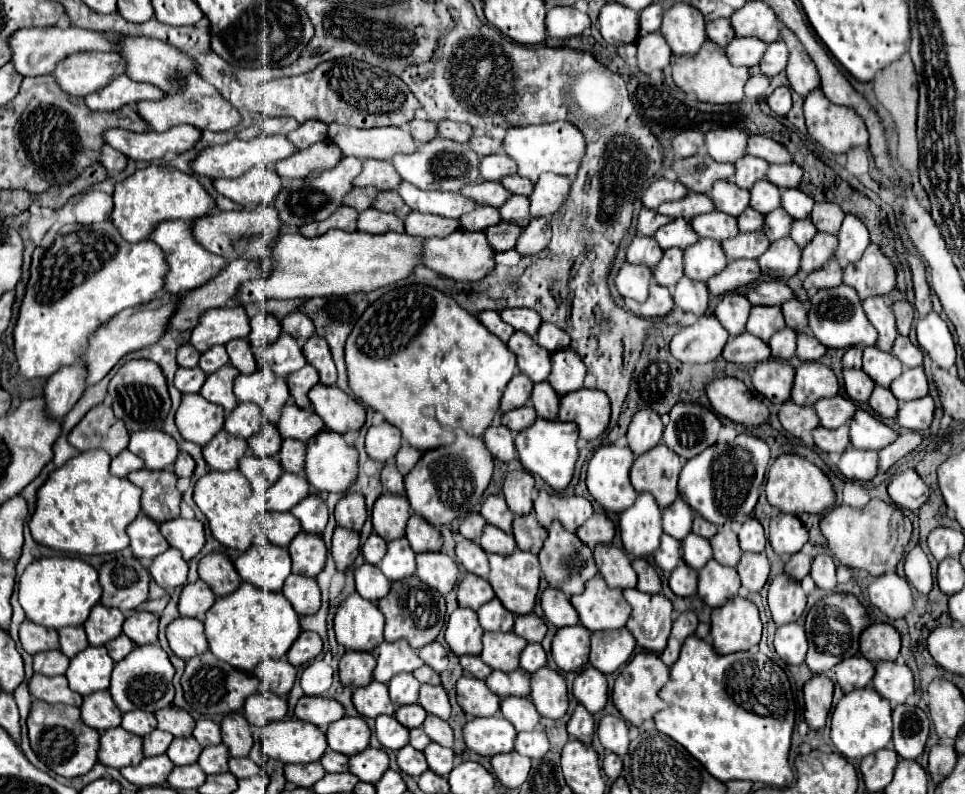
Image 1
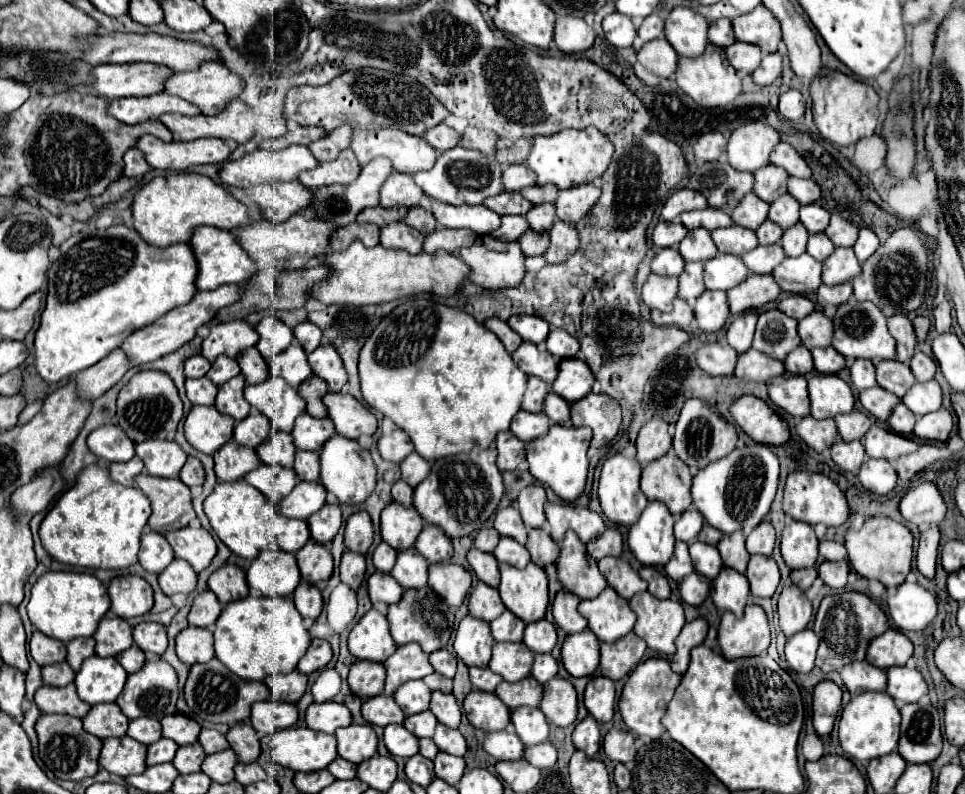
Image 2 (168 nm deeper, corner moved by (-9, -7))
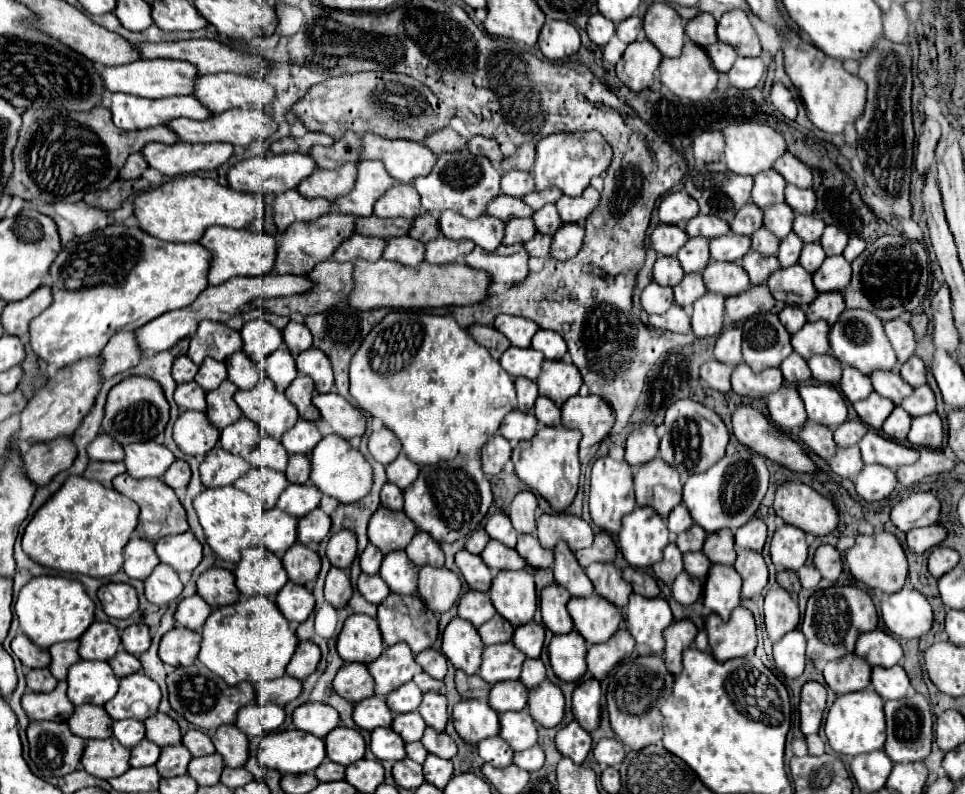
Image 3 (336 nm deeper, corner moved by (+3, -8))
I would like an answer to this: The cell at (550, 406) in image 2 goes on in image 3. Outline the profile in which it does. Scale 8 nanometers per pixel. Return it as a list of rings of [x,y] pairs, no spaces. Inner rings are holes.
[[[538,397],[534,405],[534,415],[538,419],[538,427],[562,427],[560,409],[554,405],[554,401],[548,401],[548,397]]]

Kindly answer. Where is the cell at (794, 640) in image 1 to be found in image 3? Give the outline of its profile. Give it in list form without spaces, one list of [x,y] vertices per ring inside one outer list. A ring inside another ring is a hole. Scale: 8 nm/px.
[[[796,629],[790,631],[786,637],[774,643],[774,661],[776,667],[790,679],[796,679],[802,675],[804,665],[806,665],[806,639],[804,635]]]

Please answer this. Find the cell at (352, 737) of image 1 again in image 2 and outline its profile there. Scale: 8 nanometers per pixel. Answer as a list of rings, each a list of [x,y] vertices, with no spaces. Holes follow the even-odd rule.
[[[350,724],[346,728],[338,728],[336,738],[338,738],[338,754],[354,764],[372,758],[378,748],[378,736],[368,724],[364,726]]]

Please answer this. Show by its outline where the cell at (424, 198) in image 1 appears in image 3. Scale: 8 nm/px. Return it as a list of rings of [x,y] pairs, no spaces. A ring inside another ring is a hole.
[[[444,211],[440,215],[440,227],[448,239],[470,239],[486,251],[496,251],[504,239],[504,221],[490,215],[466,219],[460,213]]]

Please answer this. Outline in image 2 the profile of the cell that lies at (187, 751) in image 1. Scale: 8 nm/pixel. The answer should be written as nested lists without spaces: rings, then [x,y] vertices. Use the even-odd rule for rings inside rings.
[[[188,744],[188,746],[180,746],[176,752],[176,758],[172,760],[172,764],[176,766],[176,770],[180,774],[192,774],[192,772],[200,772],[200,766],[206,758],[204,748],[200,748],[200,744]]]

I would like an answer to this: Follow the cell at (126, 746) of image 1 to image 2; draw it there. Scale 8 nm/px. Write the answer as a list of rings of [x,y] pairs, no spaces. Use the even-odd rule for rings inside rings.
[[[130,736],[104,740],[100,766],[118,776],[140,774],[146,768],[146,746]]]

